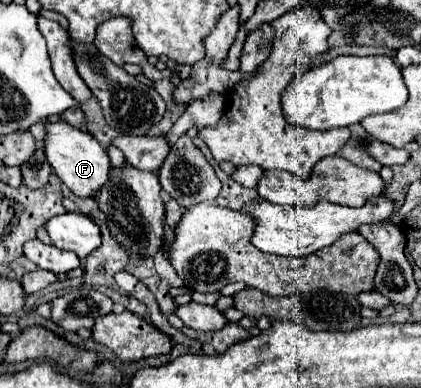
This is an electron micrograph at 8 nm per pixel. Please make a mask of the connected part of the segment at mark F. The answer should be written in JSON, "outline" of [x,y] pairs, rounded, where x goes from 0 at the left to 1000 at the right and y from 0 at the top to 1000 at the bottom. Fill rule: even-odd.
{"outline":[[[157,312],[143,317],[114,317],[109,322],[109,410],[124,425],[128,446],[143,456],[143,466],[185,508],[223,508],[233,503],[238,482],[257,466],[257,446],[266,436],[252,384],[214,348],[190,332],[171,332]]]}

